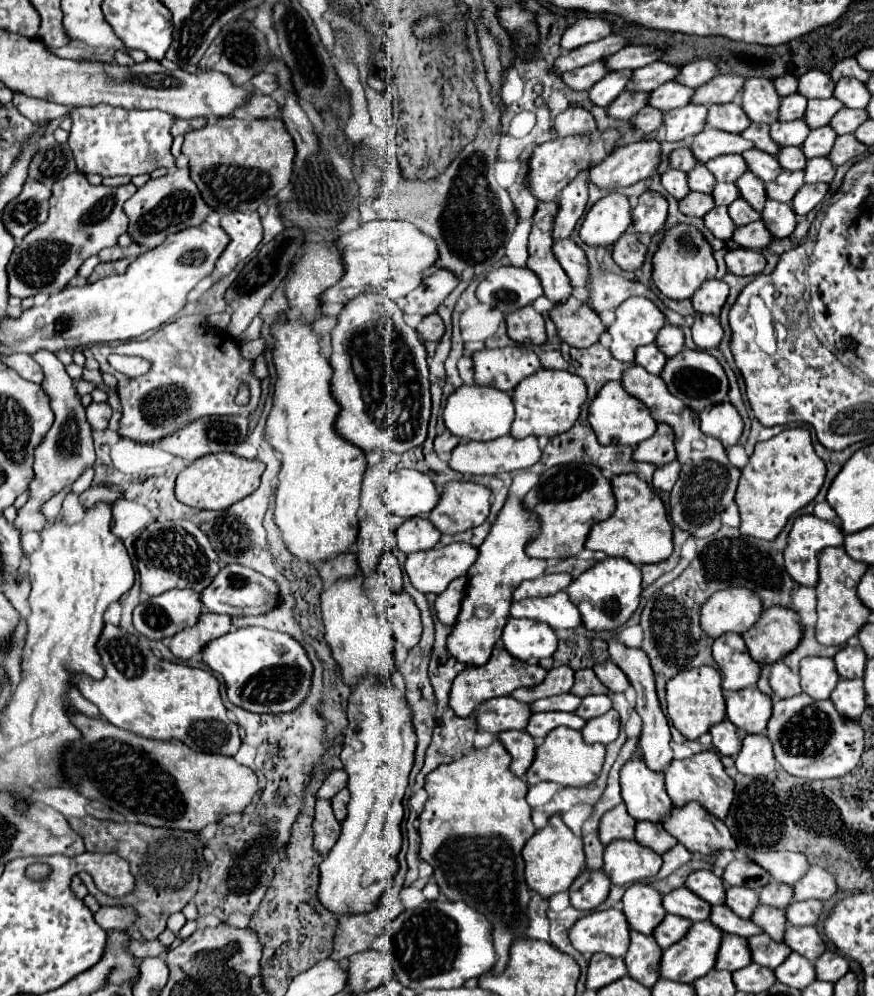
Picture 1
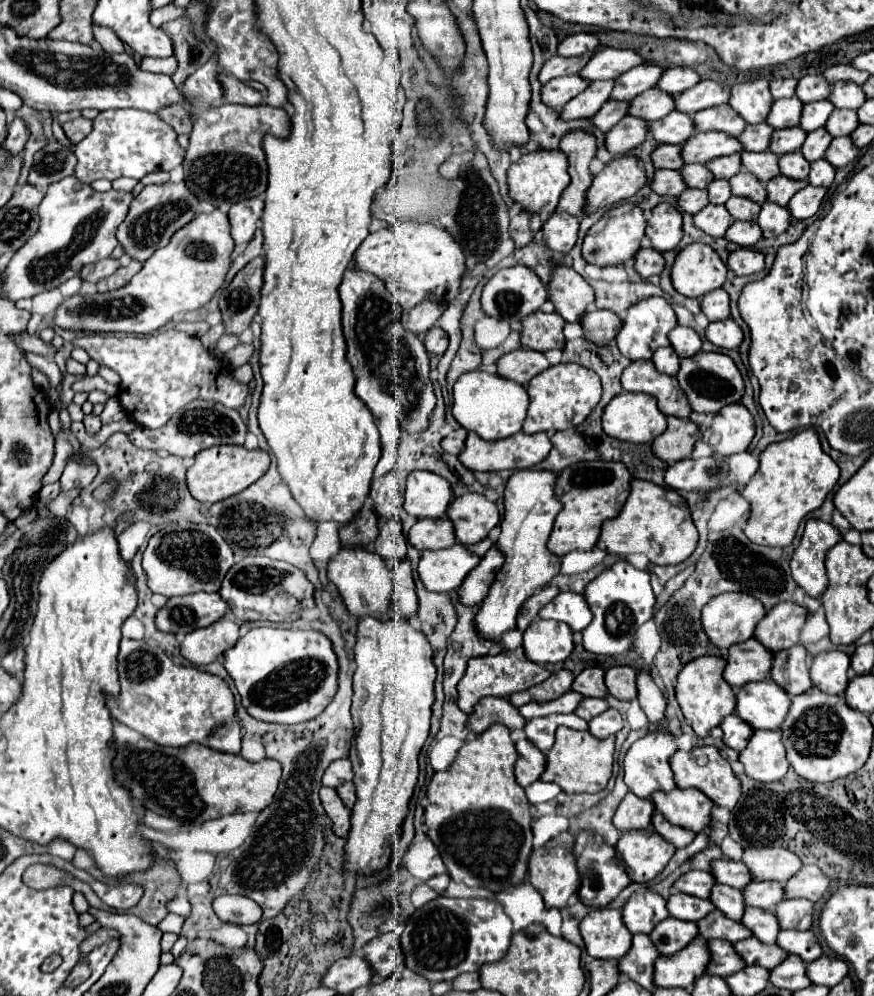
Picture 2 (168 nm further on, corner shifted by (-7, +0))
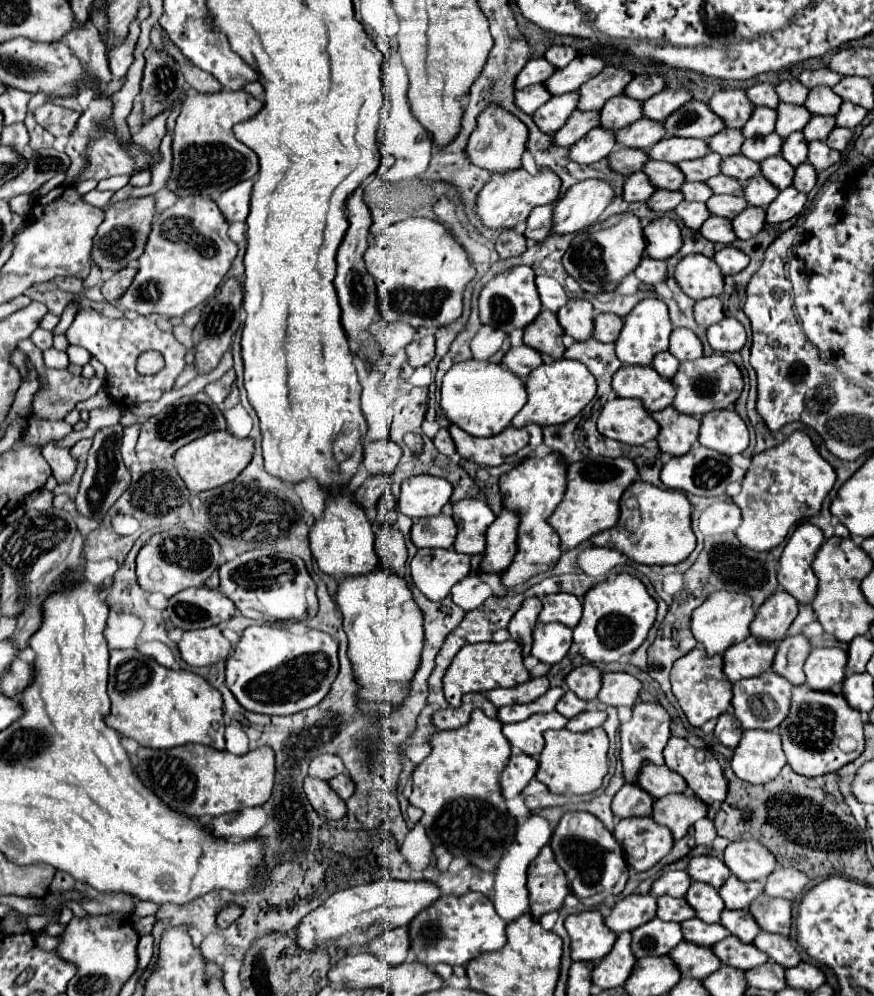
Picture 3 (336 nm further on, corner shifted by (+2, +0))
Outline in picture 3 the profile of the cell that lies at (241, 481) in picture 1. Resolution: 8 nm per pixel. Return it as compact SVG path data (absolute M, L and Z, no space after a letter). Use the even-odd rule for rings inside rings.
M209 432L197 438L195 442L183 446L175 454L177 472L193 494L203 490L213 490L217 486L223 486L225 482L233 482L233 478L237 478L241 470L249 466L251 460L253 460L253 440L251 438L239 440L229 432Z

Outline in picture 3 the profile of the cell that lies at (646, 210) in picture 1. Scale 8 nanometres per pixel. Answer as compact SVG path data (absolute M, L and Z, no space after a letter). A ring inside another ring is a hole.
M661 216L657 220L651 220L645 228L645 252L655 258L655 260L665 260L669 256L673 256L683 240L681 240L681 228L679 224L669 218L669 216Z

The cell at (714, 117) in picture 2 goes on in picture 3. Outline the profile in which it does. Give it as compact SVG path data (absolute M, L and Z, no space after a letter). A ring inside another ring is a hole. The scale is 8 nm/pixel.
M697 100L687 102L679 110L675 110L665 122L667 136L685 136L685 138L701 138L709 140L713 134L719 134L725 128L725 122L713 114L713 110Z

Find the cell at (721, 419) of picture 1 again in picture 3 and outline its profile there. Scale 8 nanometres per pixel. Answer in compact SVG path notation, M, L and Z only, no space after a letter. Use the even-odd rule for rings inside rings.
M733 408L713 410L701 418L699 444L725 456L741 454L749 444L747 424Z

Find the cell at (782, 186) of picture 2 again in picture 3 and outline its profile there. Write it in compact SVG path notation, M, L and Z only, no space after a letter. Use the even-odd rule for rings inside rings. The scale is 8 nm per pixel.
M757 174L755 178L749 180L749 184L745 186L745 198L749 202L749 206L769 206L769 202L773 202L773 198L777 198L779 190L763 176Z

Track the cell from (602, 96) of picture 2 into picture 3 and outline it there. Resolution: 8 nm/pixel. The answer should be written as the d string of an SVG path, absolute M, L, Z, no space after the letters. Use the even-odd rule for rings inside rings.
M577 92L553 96L547 104L543 104L541 108L535 110L533 120L543 132L553 134L567 122L567 118L573 110L577 110Z

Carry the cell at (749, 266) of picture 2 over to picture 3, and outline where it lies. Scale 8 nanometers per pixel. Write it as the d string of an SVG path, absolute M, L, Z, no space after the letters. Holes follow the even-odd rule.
M725 246L719 252L715 252L715 262L721 268L721 272L725 276L729 276L729 274L737 274L743 268L747 268L749 256L743 254L741 250L737 250L735 246Z

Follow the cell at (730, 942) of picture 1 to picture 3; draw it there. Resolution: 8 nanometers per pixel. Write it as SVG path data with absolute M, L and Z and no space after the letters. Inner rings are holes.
M685 940L675 950L671 950L669 956L679 966L685 978L705 980L709 974L721 968L721 960L713 954L711 948L703 948L703 946L697 948L695 944L685 942Z

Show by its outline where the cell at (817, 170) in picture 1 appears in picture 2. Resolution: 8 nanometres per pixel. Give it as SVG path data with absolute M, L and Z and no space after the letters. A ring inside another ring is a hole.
M824 158L816 160L814 164L810 164L810 174L808 174L808 182L812 186L824 186L830 188L834 180L834 166L830 166Z

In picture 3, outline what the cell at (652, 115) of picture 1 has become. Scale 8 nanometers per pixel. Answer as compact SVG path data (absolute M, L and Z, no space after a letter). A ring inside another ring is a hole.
M597 126L585 138L571 146L569 158L581 166L589 166L593 162L607 158L611 150L615 150L615 146L615 130L605 130L603 126Z

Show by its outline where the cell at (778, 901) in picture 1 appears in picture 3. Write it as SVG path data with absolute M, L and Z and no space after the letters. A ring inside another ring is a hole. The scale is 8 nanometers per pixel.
M729 876L719 888L719 894L729 910L745 910L749 908L749 902L763 894L763 888L763 882L741 882L737 876Z

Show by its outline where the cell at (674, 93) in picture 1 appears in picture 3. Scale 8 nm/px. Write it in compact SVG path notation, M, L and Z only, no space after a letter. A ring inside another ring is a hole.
M615 96L601 108L601 126L619 130L643 116L643 102L629 96Z

